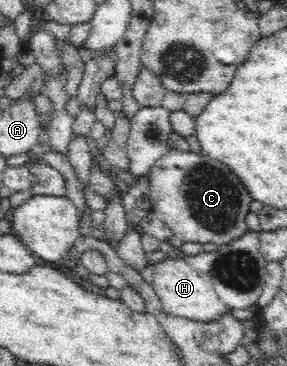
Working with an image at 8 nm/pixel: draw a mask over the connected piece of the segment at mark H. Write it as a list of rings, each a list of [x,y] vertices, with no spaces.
[[[168,257],[152,265],[153,280],[150,285],[160,299],[163,309],[179,319],[188,319],[196,322],[214,322],[224,316],[230,309],[217,295],[210,276],[199,273],[190,263],[183,259]]]

